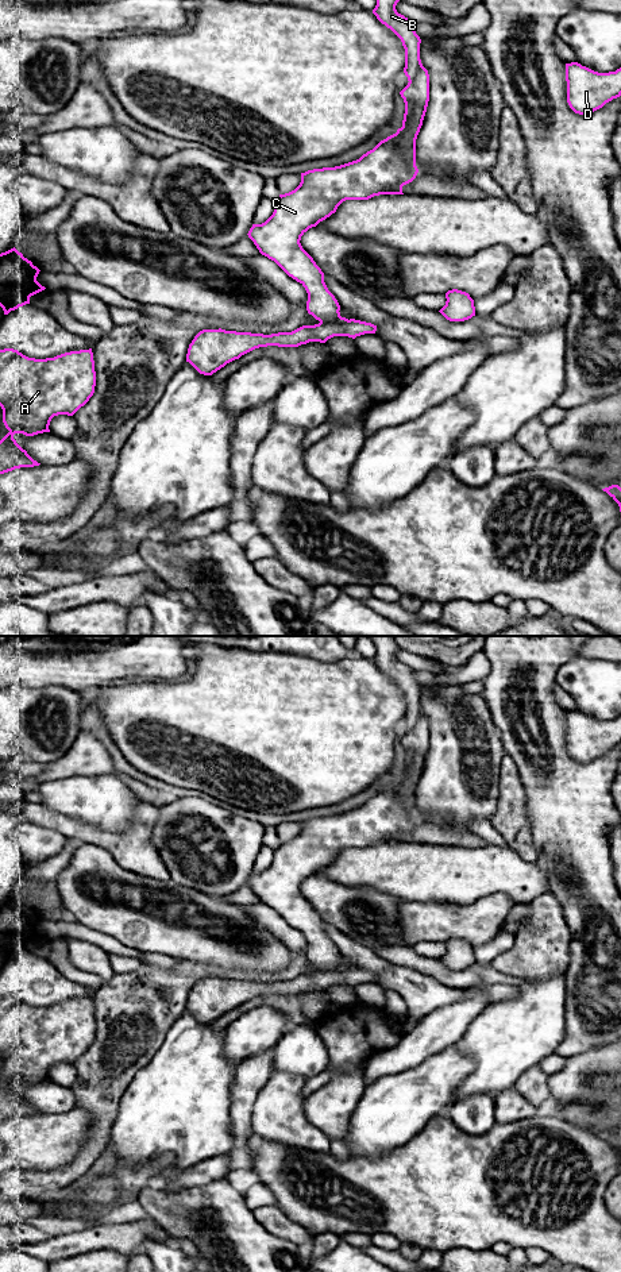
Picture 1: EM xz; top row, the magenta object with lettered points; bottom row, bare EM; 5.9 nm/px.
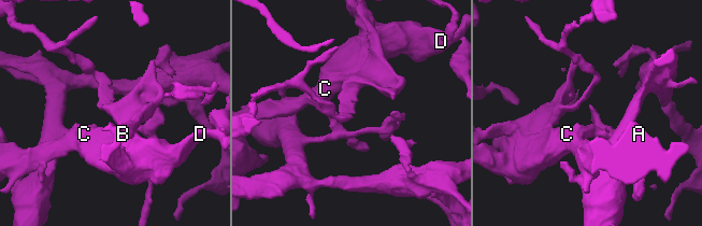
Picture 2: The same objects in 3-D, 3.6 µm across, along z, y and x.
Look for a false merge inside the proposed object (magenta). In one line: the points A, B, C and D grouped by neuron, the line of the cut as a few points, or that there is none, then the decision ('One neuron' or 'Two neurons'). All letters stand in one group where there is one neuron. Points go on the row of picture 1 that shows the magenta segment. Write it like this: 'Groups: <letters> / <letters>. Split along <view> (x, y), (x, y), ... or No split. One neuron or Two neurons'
Groups: A C D / B. Split along xz (420, 108), (411, 114), (400, 143), (415, 164). Two neurons

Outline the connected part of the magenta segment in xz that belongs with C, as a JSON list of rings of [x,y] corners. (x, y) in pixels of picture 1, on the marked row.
[[[423,66],[418,74],[400,92],[405,103],[402,127],[396,134],[381,140],[373,150],[359,159],[335,166],[313,169],[301,173],[300,185],[274,201],[273,215],[262,224],[252,224],[248,238],[259,253],[274,261],[289,277],[300,282],[306,293],[306,311],[320,323],[346,323],[340,316],[340,305],[324,282],[324,273],[313,258],[302,248],[301,236],[320,221],[336,212],[346,200],[369,200],[379,194],[404,194],[402,186],[412,182],[418,169],[413,161],[400,151],[400,143],[410,126],[410,113],[421,109],[425,115],[429,101],[429,74]]]

